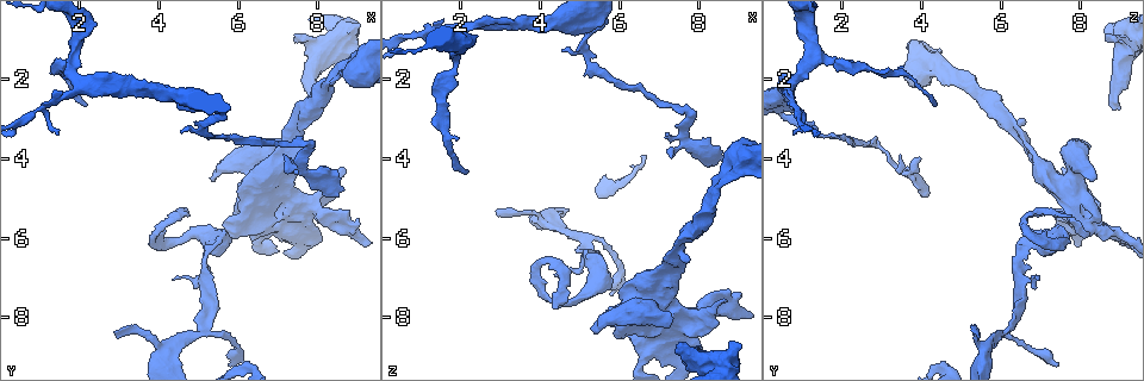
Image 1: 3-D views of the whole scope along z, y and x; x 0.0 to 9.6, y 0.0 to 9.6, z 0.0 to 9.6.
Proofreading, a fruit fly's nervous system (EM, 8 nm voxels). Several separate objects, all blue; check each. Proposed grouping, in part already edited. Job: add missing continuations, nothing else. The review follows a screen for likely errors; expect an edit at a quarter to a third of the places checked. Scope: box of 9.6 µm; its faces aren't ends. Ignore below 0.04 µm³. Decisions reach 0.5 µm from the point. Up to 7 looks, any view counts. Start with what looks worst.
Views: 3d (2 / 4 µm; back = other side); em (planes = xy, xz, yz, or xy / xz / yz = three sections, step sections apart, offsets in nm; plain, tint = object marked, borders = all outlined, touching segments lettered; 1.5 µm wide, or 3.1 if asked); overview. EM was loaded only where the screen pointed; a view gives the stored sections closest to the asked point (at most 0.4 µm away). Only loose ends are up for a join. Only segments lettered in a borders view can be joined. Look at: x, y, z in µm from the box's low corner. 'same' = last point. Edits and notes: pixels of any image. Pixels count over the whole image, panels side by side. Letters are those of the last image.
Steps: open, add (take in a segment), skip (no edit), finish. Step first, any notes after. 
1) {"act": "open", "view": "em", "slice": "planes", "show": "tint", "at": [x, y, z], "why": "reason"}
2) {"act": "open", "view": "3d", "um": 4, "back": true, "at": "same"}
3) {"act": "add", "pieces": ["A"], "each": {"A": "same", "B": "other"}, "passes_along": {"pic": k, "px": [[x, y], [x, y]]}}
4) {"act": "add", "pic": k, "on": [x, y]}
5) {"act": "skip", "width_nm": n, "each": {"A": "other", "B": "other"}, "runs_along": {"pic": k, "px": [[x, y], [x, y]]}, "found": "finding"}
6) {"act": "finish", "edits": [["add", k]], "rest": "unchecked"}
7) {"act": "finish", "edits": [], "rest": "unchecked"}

{"act": "open", "view": "3d", "um": 4, "back": true, "at": [4.35, 5.50, 7.85], "why": "tapers out"}

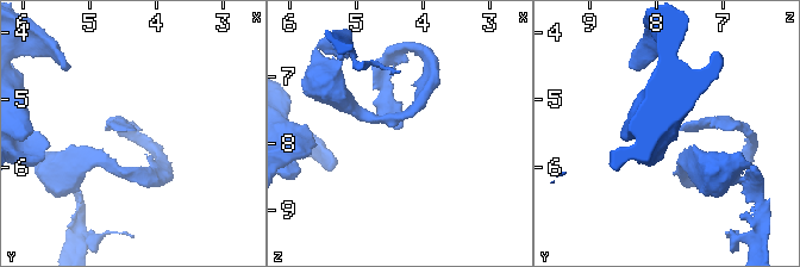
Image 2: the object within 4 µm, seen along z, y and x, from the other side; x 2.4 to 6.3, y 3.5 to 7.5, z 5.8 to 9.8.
{"act": "open", "view": "em", "slice": "xz", "step": 8, "show": "plain", "at": [4.40, 5.40, 7.80]}

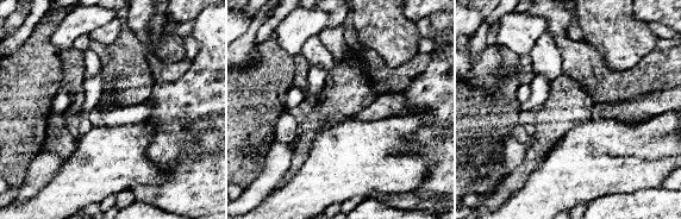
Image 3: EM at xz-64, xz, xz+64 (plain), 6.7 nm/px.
{"act": "open", "view": "em", "slice": "xz", "step": 8, "show": "borders", "at": "same", "why": "see the neighbours"}

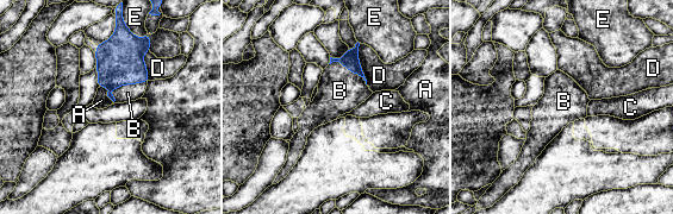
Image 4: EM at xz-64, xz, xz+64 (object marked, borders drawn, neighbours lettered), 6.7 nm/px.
{"act": "add", "pieces": ["B"], "each": {"A": "other", "B": "same", "C": "other", "D": "other", "E": "other"}, "passes_along": {"pic": 4, "px": [[119, 61], [123, 85], [126, 93]]}, "found": "it goes on there"}

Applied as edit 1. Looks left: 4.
{"act": "open", "view": "em", "slice": "planes", "show": "borders", "at": [8.00, 2.80, 8.80], "why": "branch stops here"}

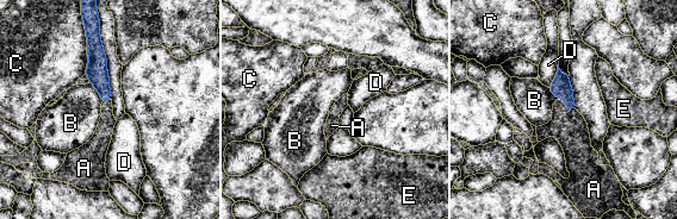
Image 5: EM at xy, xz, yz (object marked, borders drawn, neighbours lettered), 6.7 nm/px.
{"act": "add", "pieces": ["A"], "each": {"A": "same", "B": "other", "C": "other", "D": "other", "E": "other"}, "passes_along": {"pic": 5, "px": [[560, 87], [566, 106], [569, 127]]}, "found": "the neuron continues"}

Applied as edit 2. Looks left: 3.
{"act": "open", "view": "em", "slice": "yz", "step": 4, "show": "tint", "at": [8.55, 4.70, 4.00], "why": "an open end"}

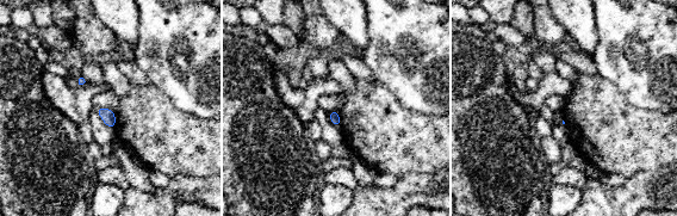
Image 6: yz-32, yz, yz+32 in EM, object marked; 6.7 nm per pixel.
{"act": "open", "view": "em", "slice": "planes", "show": "borders", "at": "same"}

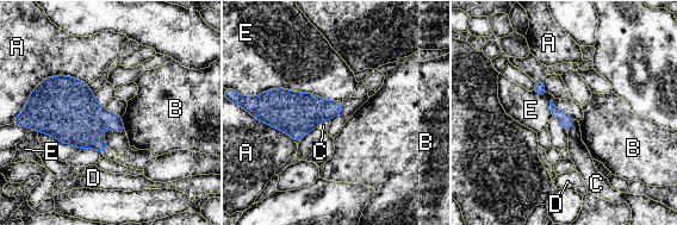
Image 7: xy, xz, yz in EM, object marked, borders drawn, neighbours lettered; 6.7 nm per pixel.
{"act": "skip", "each": {"A": "other", "B": "other", "C": "other", "D": "other", "E": "other"}, "border": {"pic": 7, "px": [[329, 119], [323, 119], [316, 126]]}, "found": "none of them fits"}

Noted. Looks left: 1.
{"act": "finish", "edits": [["add", 4], ["add", 5]], "rest": "unchecked"}

